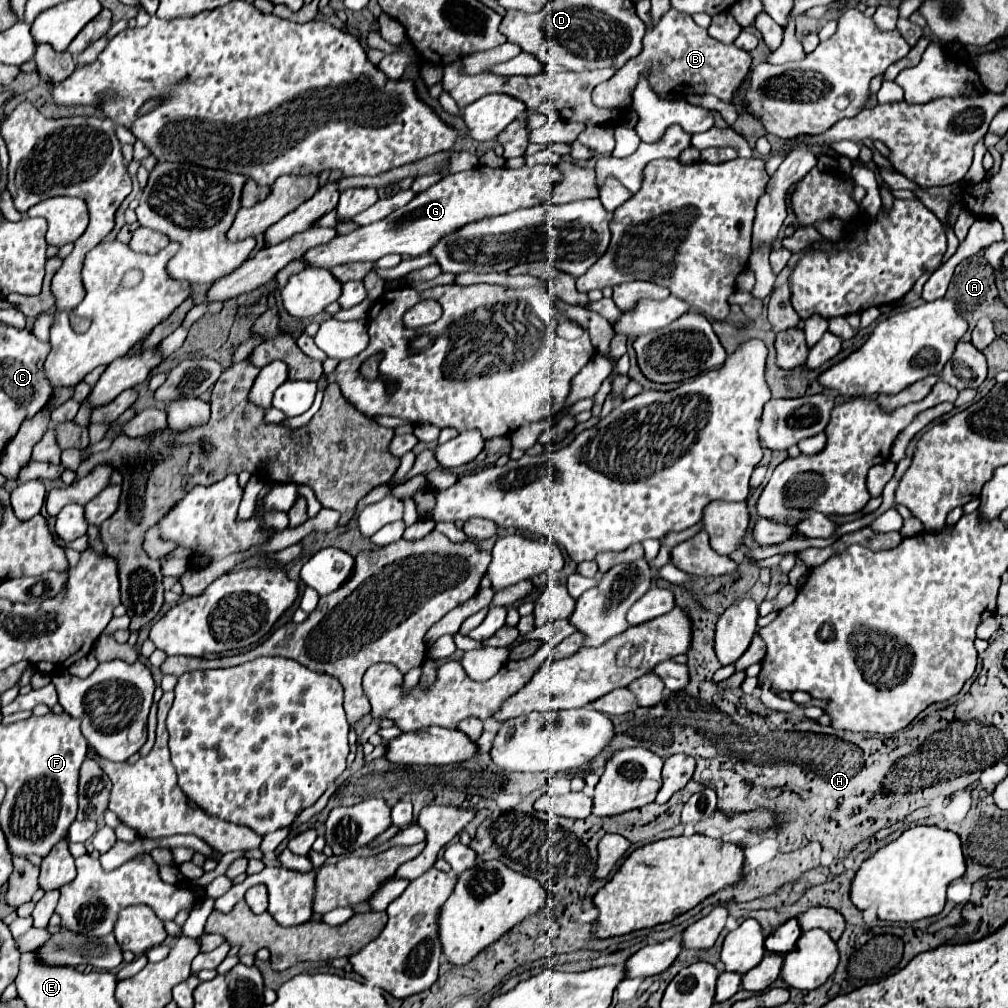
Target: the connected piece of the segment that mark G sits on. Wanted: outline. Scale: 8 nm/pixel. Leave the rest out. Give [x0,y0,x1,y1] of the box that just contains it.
[305,165,563,269]

